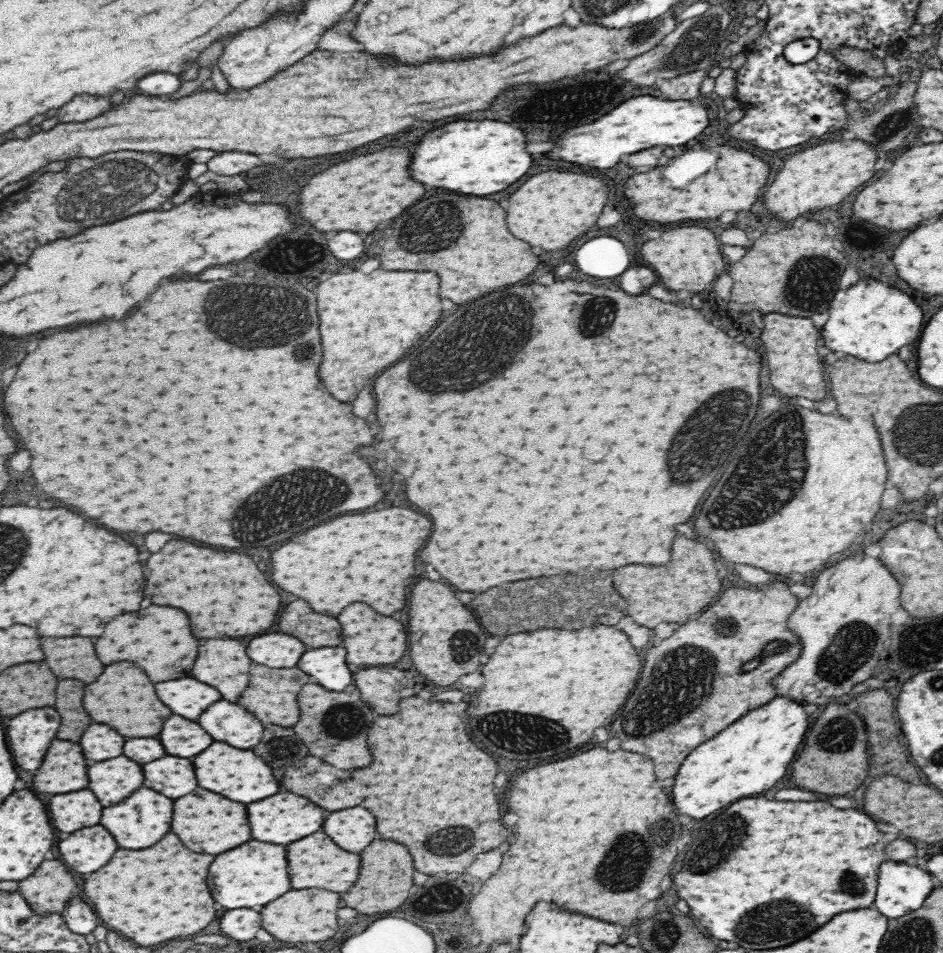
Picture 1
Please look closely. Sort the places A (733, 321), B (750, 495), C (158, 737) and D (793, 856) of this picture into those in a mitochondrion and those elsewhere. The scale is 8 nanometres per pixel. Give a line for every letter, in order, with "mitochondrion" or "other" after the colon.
A: other
B: mitochondrion
C: other
D: other

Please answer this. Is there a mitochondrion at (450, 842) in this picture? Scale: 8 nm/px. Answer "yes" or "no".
yes

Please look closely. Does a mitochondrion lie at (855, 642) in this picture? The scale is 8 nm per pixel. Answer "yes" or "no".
yes

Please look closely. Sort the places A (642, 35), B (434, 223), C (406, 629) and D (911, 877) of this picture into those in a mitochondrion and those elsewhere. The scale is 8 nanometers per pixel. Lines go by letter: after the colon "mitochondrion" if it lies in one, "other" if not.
A: mitochondrion
B: mitochondrion
C: other
D: other

